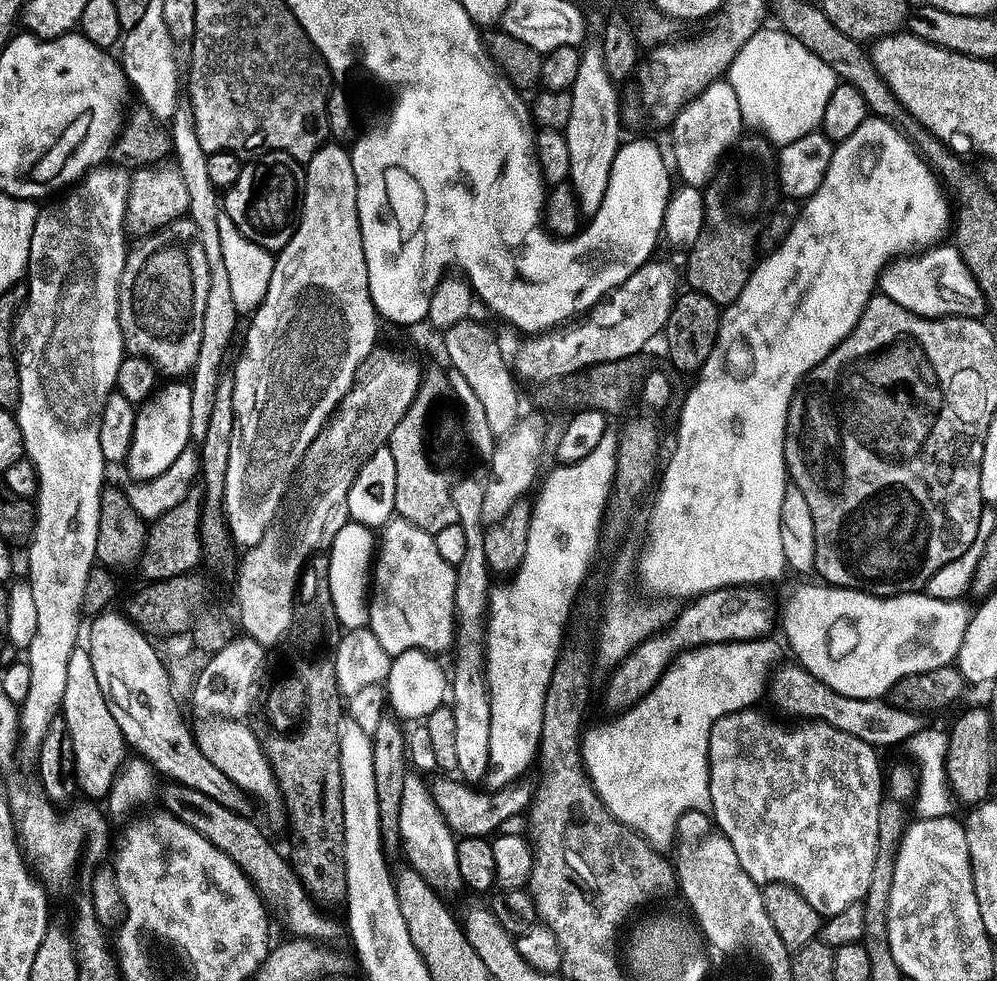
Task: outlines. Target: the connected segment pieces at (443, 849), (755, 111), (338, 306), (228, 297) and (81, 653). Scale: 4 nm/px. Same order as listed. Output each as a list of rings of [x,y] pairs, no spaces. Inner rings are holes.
[[[409,774],[405,778],[405,790],[402,795],[400,834],[403,840],[403,855],[408,855],[407,863],[415,868],[434,888],[443,890],[451,884],[460,884],[458,874],[458,837],[432,798],[429,785],[423,780]]]
[[[762,30],[754,34],[754,38],[750,38],[746,46],[742,46],[738,58],[734,58],[726,73],[726,80],[732,84],[734,93],[738,96],[745,125],[774,146],[783,146],[798,142],[798,138],[806,138],[821,127],[827,103],[837,88],[838,79],[834,70],[826,62],[822,62],[822,58],[816,57],[790,34],[783,30],[768,31]]]
[[[329,142],[322,150],[318,150],[318,154],[314,154],[314,158],[306,166],[304,199],[300,205],[300,223],[296,225],[294,238],[290,238],[288,245],[276,256],[276,269],[270,278],[270,290],[260,307],[251,313],[250,320],[252,320],[252,325],[248,328],[248,338],[244,342],[244,357],[241,358],[240,365],[234,373],[236,421],[234,422],[234,442],[230,442],[230,470],[226,472],[226,494],[224,495],[224,518],[228,522],[228,535],[232,537],[233,545],[240,547],[241,544],[244,550],[258,547],[272,526],[277,523],[289,492],[292,491],[293,480],[303,462],[303,456],[310,450],[311,444],[322,434],[324,428],[328,427],[329,421],[339,410],[340,404],[355,387],[362,364],[381,343],[382,321],[370,294],[370,270],[366,266],[366,250],[362,242],[362,226],[358,218],[358,178],[354,174],[352,153],[347,147]]]
[[[204,224],[200,233],[206,250],[206,262],[210,262],[210,298],[206,298],[206,318],[202,334],[202,354],[198,354],[196,371],[190,377],[192,385],[192,439],[202,442],[206,438],[206,430],[210,426],[210,417],[214,414],[214,398],[218,394],[218,386],[222,379],[220,371],[224,368],[224,359],[228,356],[228,343],[232,340],[232,331],[240,319],[236,311],[234,294],[230,291],[230,278],[226,274],[226,260],[222,258],[222,244],[216,244],[216,232],[212,232],[212,224]]]
[[[78,650],[70,658],[62,715],[73,743],[74,775],[79,791],[83,794],[85,792],[92,800],[103,801],[116,784],[116,777],[125,765],[130,749],[118,722],[114,722],[114,714],[110,714],[106,694],[94,674],[94,662],[90,662],[87,650]]]

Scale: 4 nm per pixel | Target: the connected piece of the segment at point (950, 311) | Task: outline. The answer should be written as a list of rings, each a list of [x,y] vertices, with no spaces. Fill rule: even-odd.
[[[939,244],[923,251],[920,255],[893,261],[881,273],[878,288],[881,295],[890,298],[910,315],[922,320],[974,318],[980,314],[979,291],[973,283],[962,285],[964,280],[971,281],[972,279],[970,270],[954,245]],[[922,270],[932,272],[932,276],[920,276]]]

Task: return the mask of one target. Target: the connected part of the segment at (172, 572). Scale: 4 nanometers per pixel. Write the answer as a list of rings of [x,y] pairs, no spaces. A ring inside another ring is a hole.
[[[199,485],[192,487],[183,504],[166,513],[161,519],[155,521],[149,529],[146,546],[140,569],[149,583],[169,580],[172,577],[184,576],[193,573],[204,555],[201,546],[200,520],[204,509],[204,489]]]

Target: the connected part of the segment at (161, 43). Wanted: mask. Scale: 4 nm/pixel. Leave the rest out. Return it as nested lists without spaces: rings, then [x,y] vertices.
[[[160,8],[148,13],[148,20],[142,20],[134,31],[127,33],[122,41],[124,74],[128,83],[144,101],[143,107],[156,117],[157,121],[170,122],[182,96],[182,80],[177,65],[177,48],[166,28],[166,21],[160,20]]]

